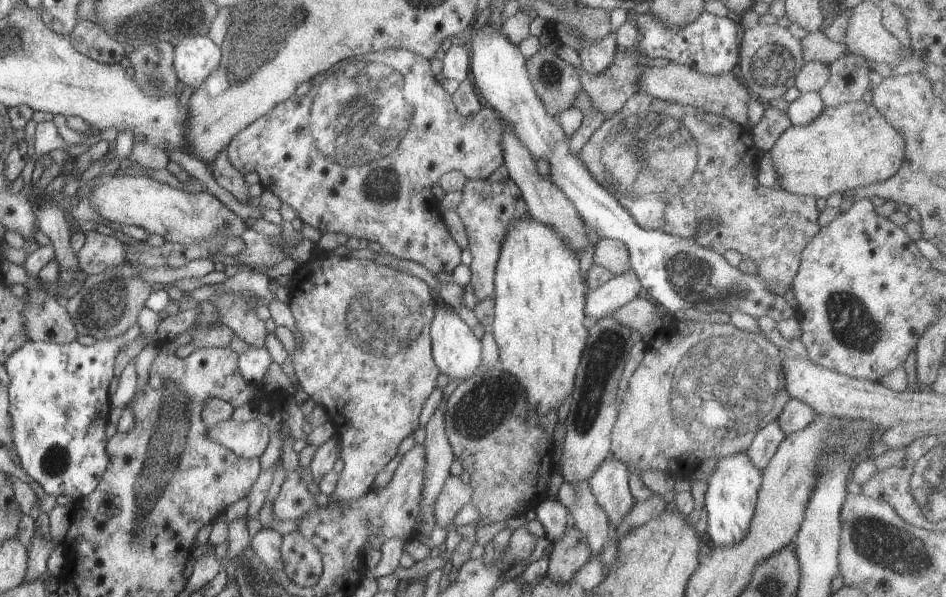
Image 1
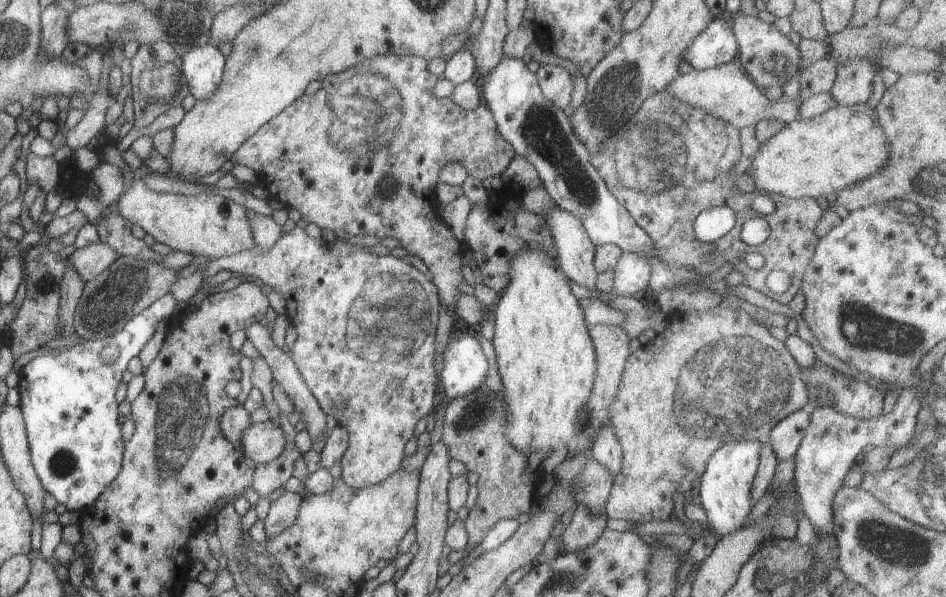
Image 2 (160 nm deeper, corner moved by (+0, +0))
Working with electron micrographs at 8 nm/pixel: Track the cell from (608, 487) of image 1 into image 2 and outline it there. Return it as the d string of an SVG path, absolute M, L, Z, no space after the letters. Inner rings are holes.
M609 420L594 435L590 451L591 458L602 463L611 472L614 480L623 463L623 448Z

